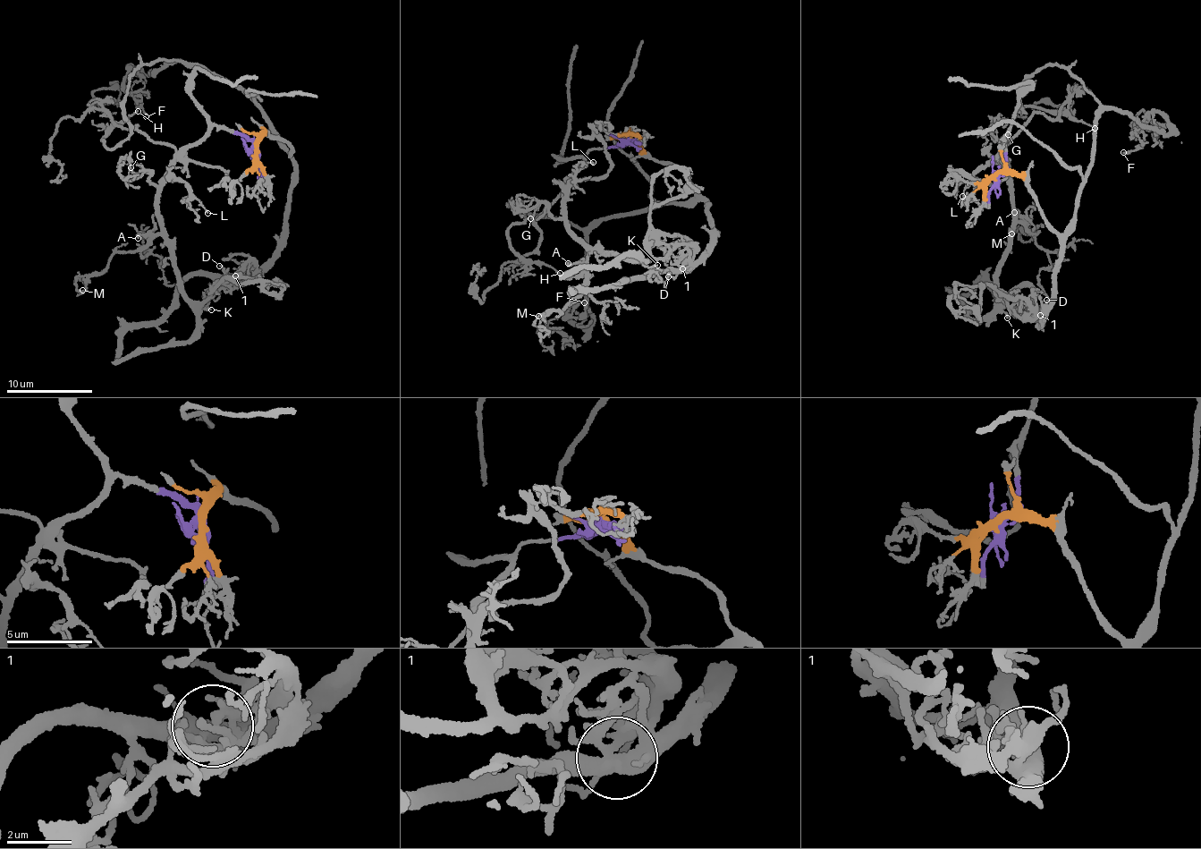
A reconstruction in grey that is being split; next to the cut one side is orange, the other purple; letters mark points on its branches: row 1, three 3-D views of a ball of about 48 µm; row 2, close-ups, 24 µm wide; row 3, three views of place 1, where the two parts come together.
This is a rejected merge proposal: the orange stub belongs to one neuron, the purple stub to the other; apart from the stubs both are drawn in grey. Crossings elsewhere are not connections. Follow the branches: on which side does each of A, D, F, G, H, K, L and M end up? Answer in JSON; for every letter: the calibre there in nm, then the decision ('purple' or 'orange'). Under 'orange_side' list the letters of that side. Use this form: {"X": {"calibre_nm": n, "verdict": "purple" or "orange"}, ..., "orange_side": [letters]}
{"A": {"calibre_nm": 200, "verdict": "purple"}, "D": {"calibre_nm": 150, "verdict": "orange"}, "F": {"calibre_nm": 180, "verdict": "orange"}, "G": {"calibre_nm": 160, "verdict": "purple"}, "H": {"calibre_nm": 130, "verdict": "orange"}, "K": {"calibre_nm": 160, "verdict": "purple"}, "L": {"calibre_nm": 130, "verdict": "purple"}, "M": {"calibre_nm": 140, "verdict": "purple"}, "orange_side": ["D", "F", "H"]}

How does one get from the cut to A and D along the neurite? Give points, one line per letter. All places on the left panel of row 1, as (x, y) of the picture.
A: (255, 149), (247, 137), (220, 127), (210, 128), (184, 151), (164, 179), (159, 192), (160, 233), (137, 238)
D: (255, 148), (265, 132), (270, 133), (287, 144), (293, 161), (287, 230), (262, 268), (232, 275), (219, 266)

